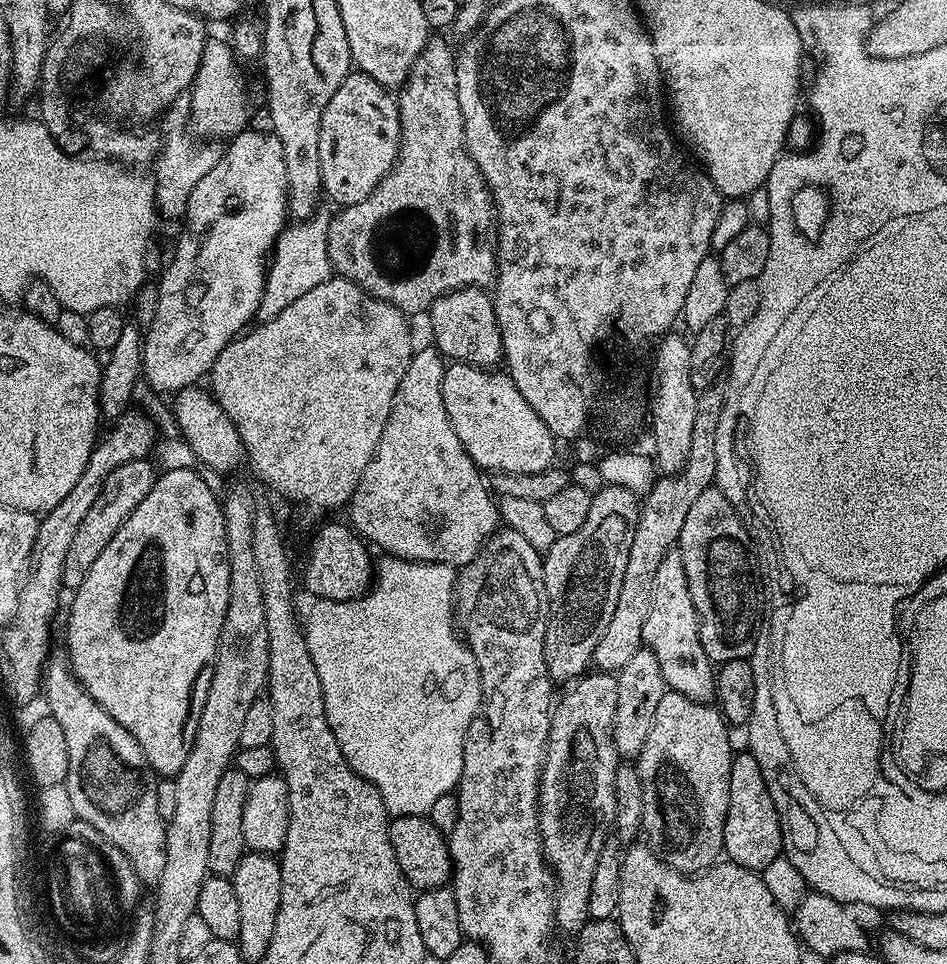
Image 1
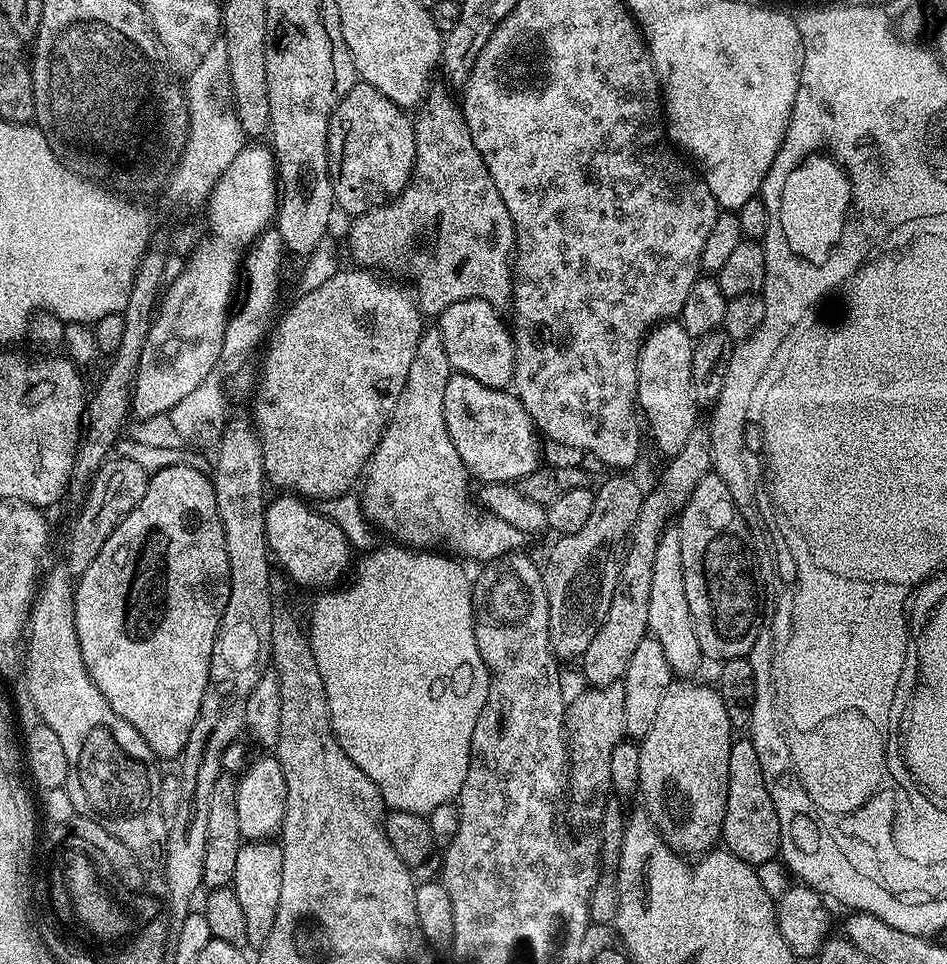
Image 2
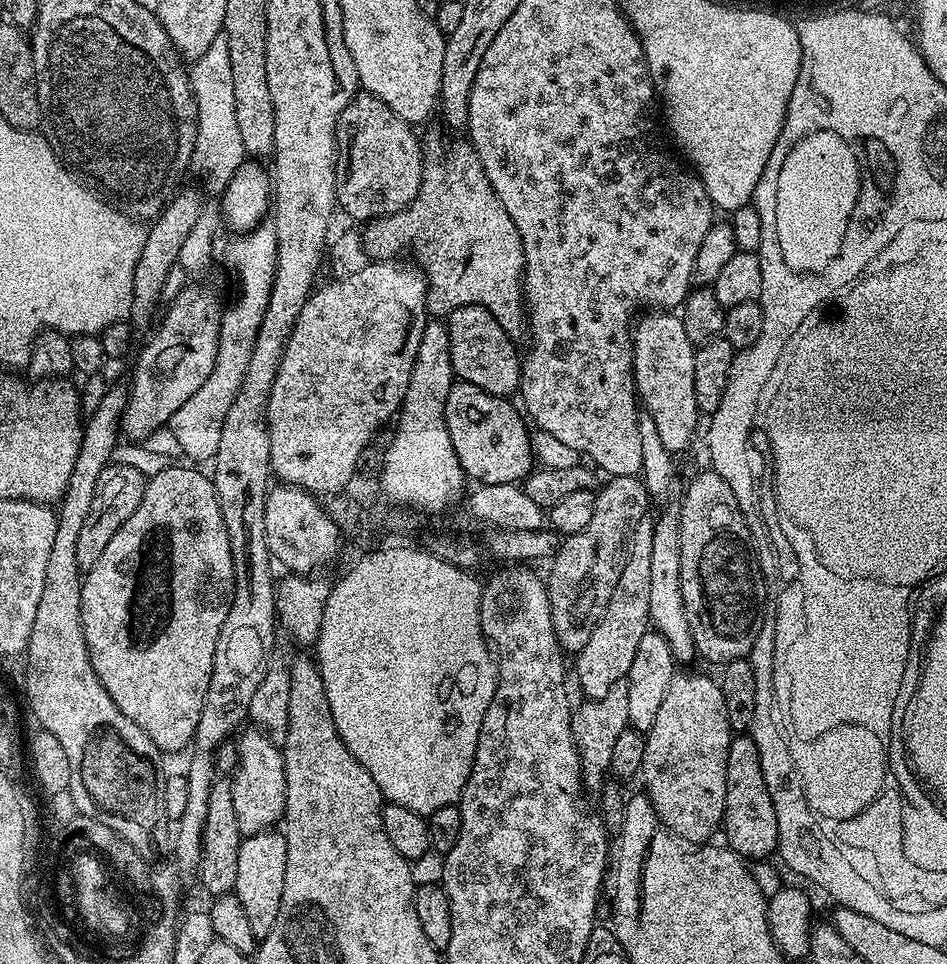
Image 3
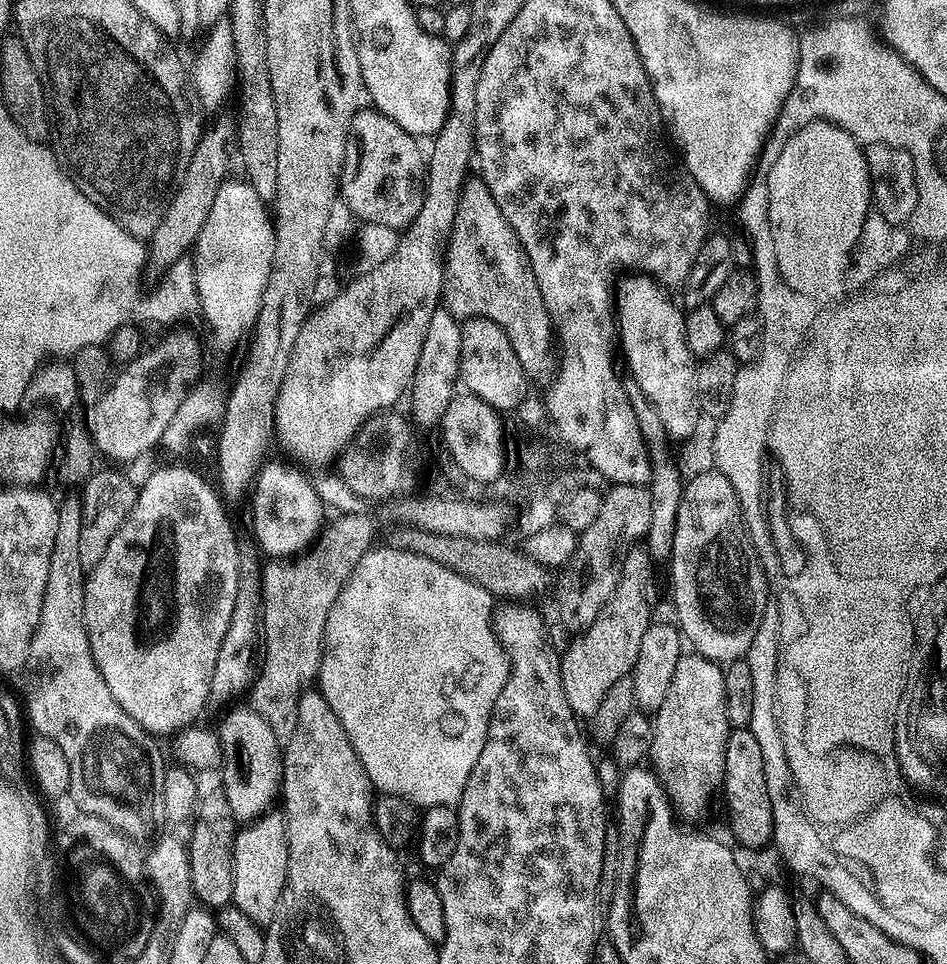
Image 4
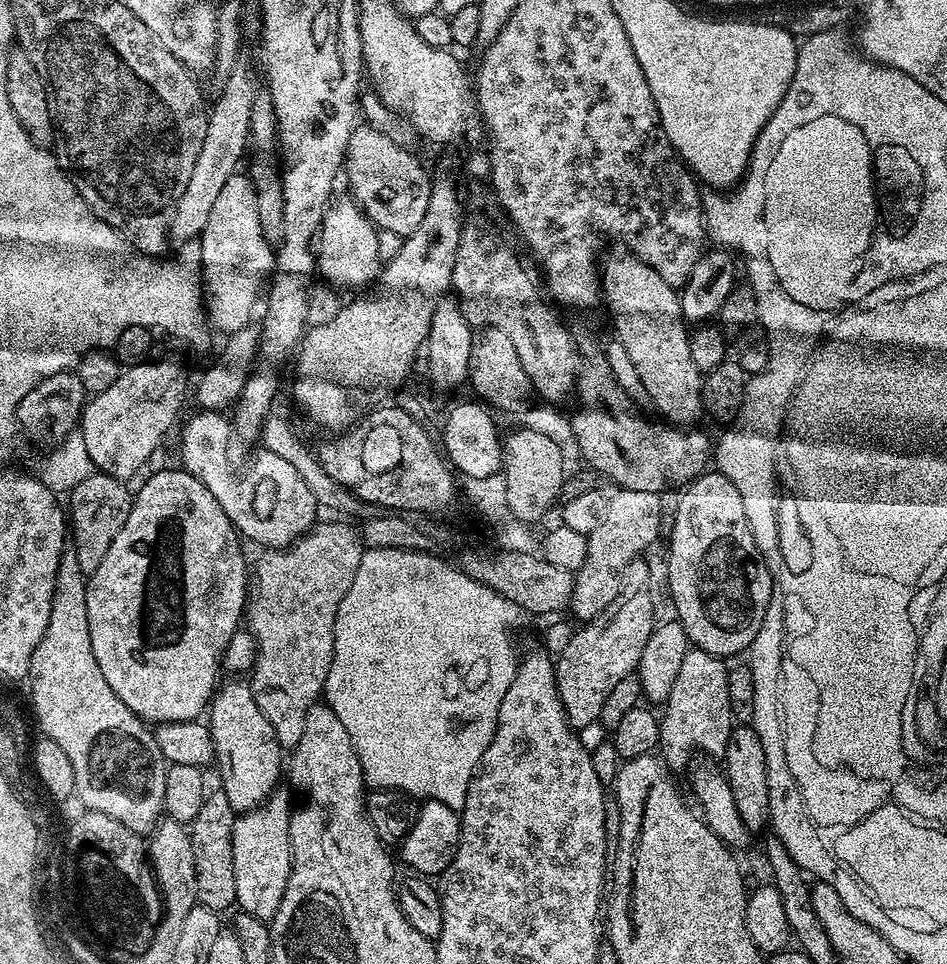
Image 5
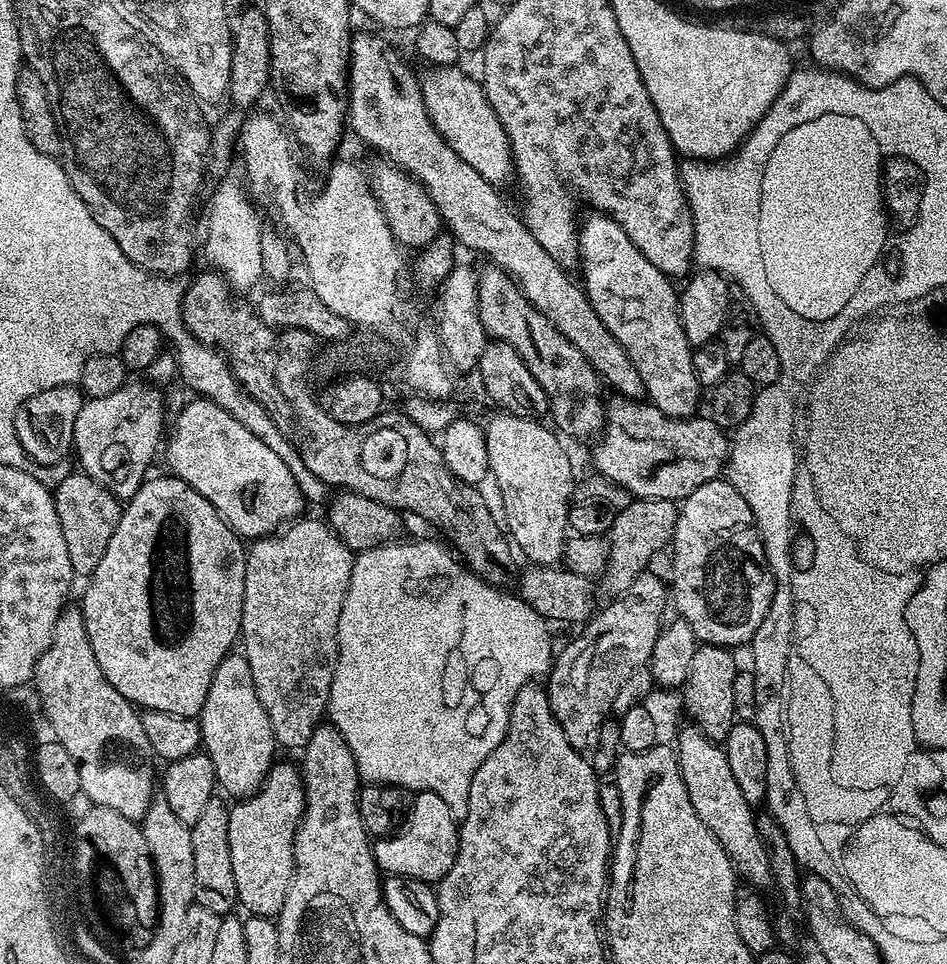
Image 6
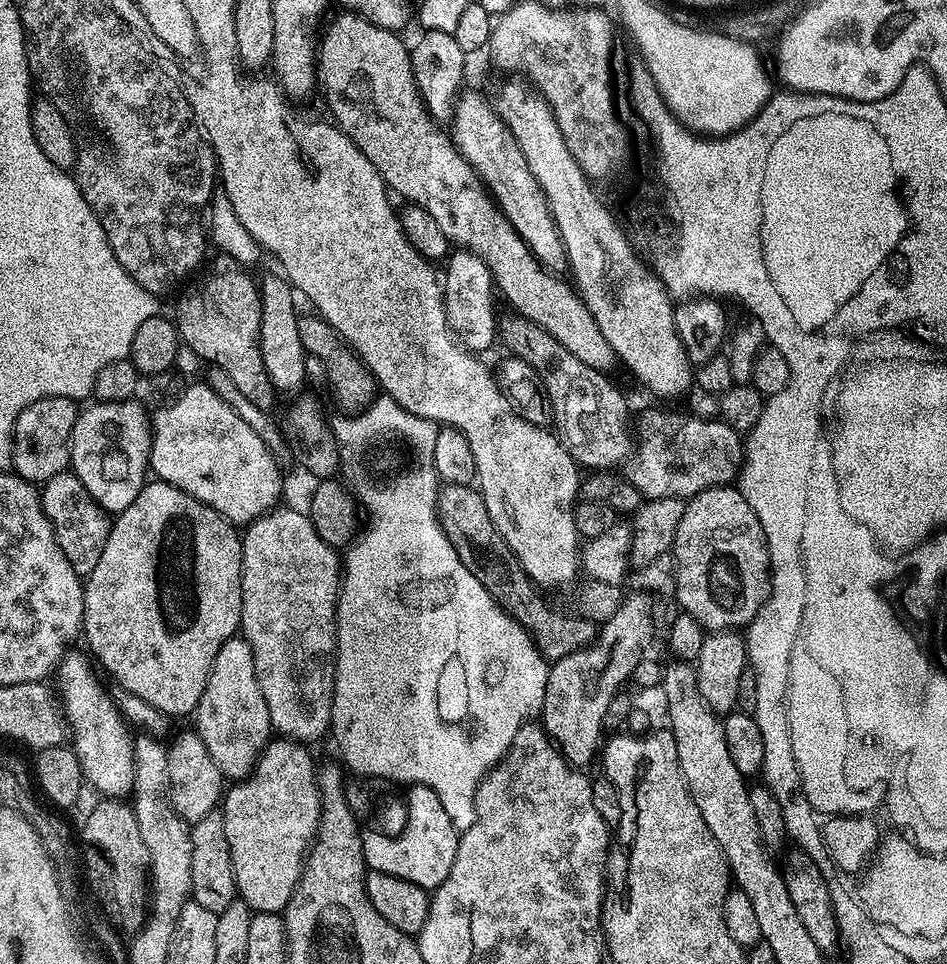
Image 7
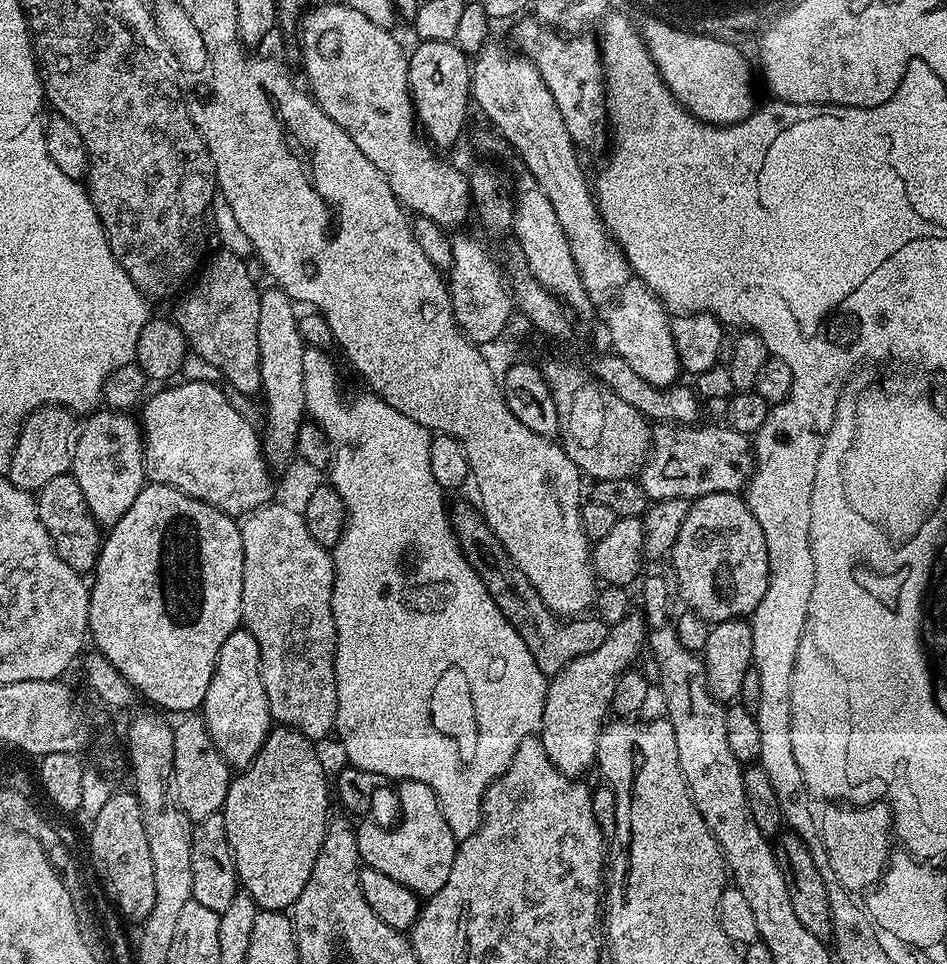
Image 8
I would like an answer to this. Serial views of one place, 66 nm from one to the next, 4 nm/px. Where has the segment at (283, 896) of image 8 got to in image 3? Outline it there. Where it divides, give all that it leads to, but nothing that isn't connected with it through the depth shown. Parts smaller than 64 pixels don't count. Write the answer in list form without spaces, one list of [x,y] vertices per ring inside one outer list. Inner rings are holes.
[[[269,830],[241,839],[238,846],[238,882],[235,886],[238,902],[242,902],[242,910],[246,910],[246,919],[250,921],[250,930],[254,930],[257,941],[264,940],[270,930],[274,930],[274,922],[278,922],[278,910],[282,906],[282,886],[286,886],[286,838],[283,831]]]

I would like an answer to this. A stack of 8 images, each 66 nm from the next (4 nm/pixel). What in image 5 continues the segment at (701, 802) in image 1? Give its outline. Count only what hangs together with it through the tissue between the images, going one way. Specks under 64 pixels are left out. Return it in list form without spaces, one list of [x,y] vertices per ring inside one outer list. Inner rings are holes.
[[[689,647],[686,658],[682,658],[682,666],[678,670],[678,678],[674,678],[674,687],[670,690],[668,699],[663,701],[664,716],[659,717],[660,721],[660,742],[658,745],[659,755],[665,765],[673,769],[684,768],[688,759],[695,752],[705,752],[708,756],[723,757],[726,750],[726,742],[730,738],[734,727],[734,717],[730,710],[730,690],[728,689],[729,665],[723,659],[700,648]]]

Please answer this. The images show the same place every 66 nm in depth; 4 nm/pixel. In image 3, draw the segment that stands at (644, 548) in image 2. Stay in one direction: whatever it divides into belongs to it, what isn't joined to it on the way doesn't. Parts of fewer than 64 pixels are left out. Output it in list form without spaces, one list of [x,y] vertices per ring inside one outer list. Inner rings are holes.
[[[645,518],[636,523],[630,539],[626,544],[624,564],[618,574],[618,586],[614,586],[614,594],[610,594],[610,602],[598,622],[594,626],[594,634],[590,634],[586,646],[575,653],[576,680],[580,683],[583,694],[589,700],[597,700],[614,686],[614,682],[625,679],[634,663],[634,653],[638,650],[638,642],[642,642],[642,634],[650,630],[650,553],[654,547],[654,524]]]

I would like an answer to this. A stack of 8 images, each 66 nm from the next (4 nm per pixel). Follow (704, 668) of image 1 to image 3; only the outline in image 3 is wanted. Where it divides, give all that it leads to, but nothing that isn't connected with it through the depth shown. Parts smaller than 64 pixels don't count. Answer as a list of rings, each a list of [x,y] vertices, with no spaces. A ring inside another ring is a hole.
[[[664,512],[654,524],[654,547],[650,553],[650,614],[651,627],[666,638],[677,665],[688,666],[698,653],[690,634],[690,622],[686,622],[686,610],[682,602],[680,578],[680,513]]]

